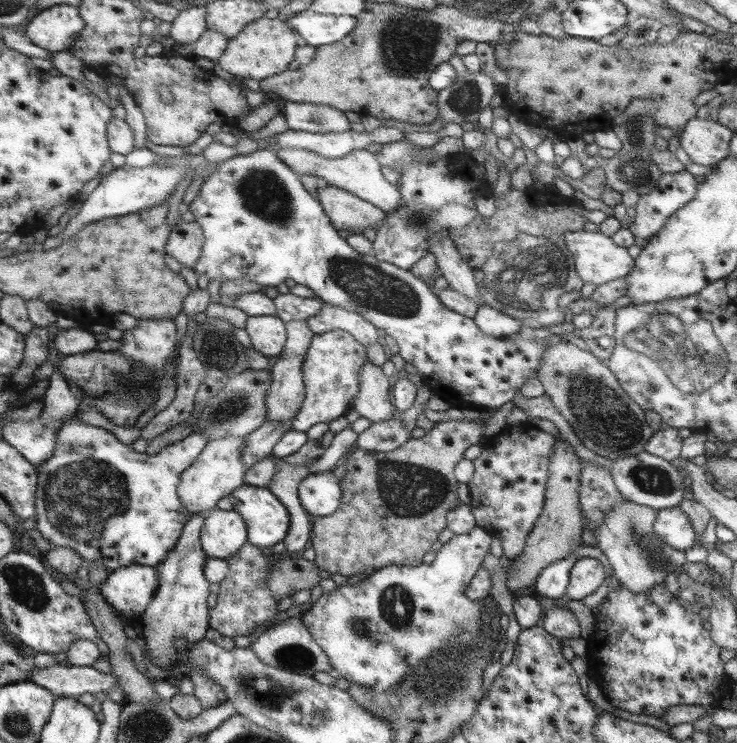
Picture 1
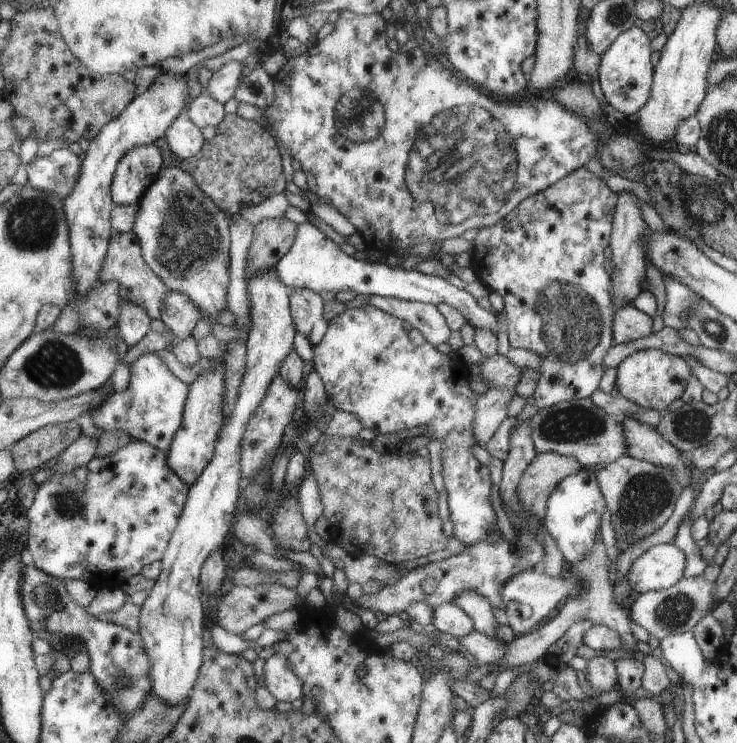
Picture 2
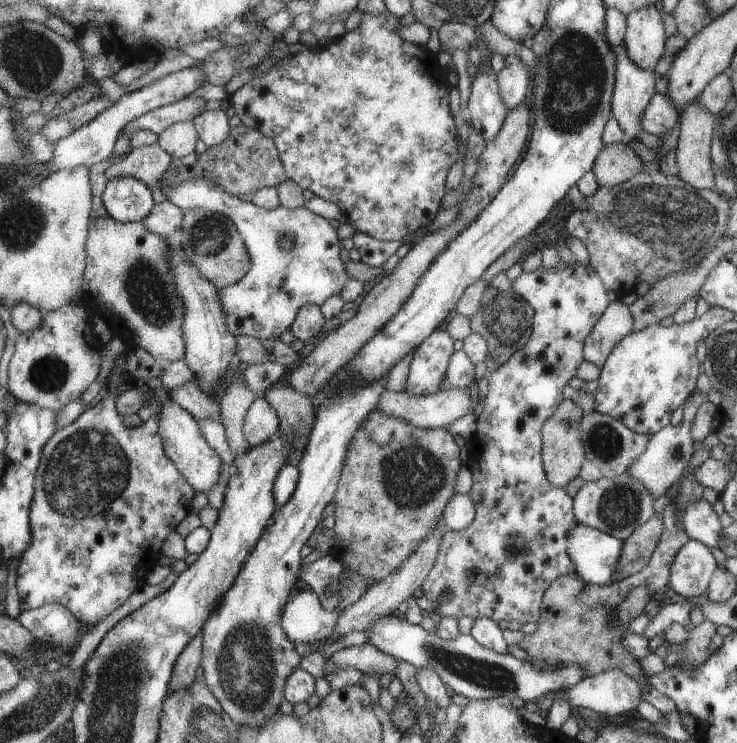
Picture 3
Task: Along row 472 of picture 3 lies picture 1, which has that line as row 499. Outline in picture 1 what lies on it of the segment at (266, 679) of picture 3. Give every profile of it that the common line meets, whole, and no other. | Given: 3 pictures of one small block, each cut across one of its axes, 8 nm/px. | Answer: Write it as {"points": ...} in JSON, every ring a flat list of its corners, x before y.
{"points":[[316,472,300,483,300,499,312,518,333,515,338,510,340,492,338,478,330,472]]}

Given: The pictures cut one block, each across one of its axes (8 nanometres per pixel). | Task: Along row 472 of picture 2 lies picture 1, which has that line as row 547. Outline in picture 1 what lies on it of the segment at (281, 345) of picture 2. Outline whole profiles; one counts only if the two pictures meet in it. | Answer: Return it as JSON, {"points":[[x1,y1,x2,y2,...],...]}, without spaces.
{"points":[[217,507,206,517,201,540,208,558,232,558,248,542,248,525,239,512]]}

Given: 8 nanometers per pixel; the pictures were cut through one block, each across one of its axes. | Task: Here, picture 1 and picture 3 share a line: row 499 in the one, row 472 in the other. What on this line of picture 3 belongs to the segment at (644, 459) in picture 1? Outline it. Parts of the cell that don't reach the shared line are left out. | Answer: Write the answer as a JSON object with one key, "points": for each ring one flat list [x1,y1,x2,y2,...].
{"points":[[696,390,682,406,683,422,675,427,672,425,665,426,664,429,658,430,657,433,650,435,646,450,630,464,628,470,625,470,626,474,630,474,636,480,640,480,654,498,657,499,660,495,666,494,667,490,673,484,677,483,678,478,682,476,682,472,686,470,690,458,695,452,694,440,690,435,690,426,692,426,694,416,698,412,699,407,706,401,707,395,702,394,701,390]]}

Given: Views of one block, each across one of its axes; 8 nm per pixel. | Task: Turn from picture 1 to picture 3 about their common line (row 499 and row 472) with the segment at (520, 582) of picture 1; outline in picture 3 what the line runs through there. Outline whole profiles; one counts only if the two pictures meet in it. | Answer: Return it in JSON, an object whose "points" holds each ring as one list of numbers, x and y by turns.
{"points":[[566,399,558,406,558,410,544,422,542,426,542,458,546,478,557,487,566,485,581,473,585,462,585,446,581,439,581,423,585,418,580,405,572,399]]}

